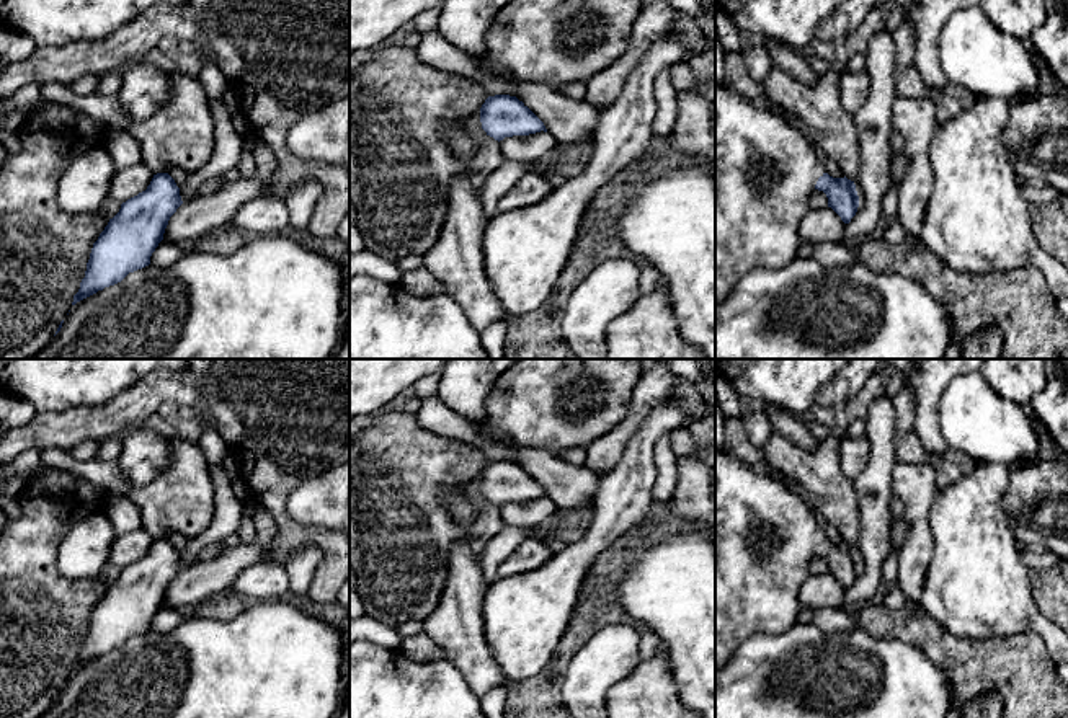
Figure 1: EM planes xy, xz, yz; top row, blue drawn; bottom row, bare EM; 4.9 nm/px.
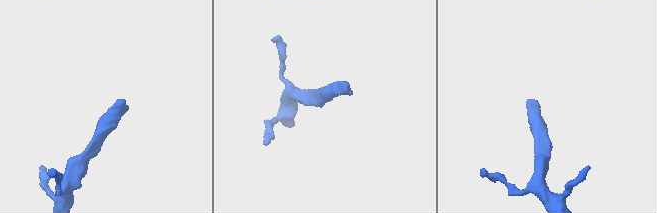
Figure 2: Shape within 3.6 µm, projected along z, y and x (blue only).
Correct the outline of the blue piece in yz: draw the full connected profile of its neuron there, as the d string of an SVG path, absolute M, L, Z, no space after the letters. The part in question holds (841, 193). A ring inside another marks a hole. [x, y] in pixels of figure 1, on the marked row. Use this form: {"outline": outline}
{"outline": "M715 83L715 304L756 268L779 269L797 258L799 225L810 211L813 191L823 191L844 224L859 207L854 181L830 176L818 150L787 119L740 96L732 85Z"}

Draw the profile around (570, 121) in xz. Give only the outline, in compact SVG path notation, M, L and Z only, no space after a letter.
M488 52L472 57L483 72L510 83L516 91L516 98L544 122L547 132L558 144L573 145L594 139L601 114L594 106L585 100L567 98L558 88L547 83L518 80L498 65Z

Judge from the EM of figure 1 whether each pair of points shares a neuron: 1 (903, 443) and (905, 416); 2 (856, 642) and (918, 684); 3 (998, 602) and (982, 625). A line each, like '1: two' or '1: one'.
1: one
2: one
3: one

